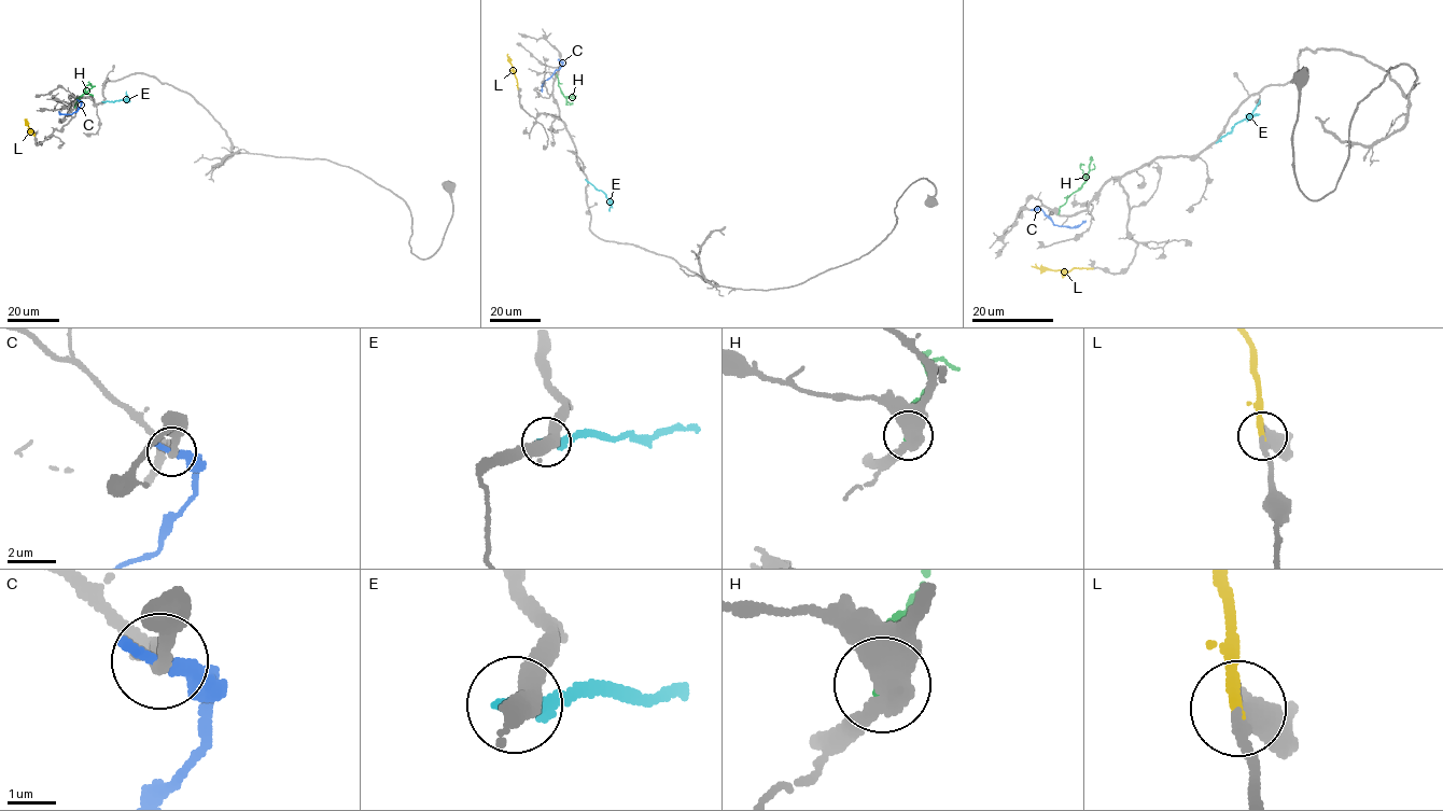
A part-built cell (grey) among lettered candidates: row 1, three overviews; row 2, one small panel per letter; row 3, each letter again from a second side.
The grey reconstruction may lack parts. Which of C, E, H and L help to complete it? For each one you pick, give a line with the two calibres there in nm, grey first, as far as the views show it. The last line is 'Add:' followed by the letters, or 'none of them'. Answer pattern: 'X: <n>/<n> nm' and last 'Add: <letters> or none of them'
L: 220/240 nm
Add: L

